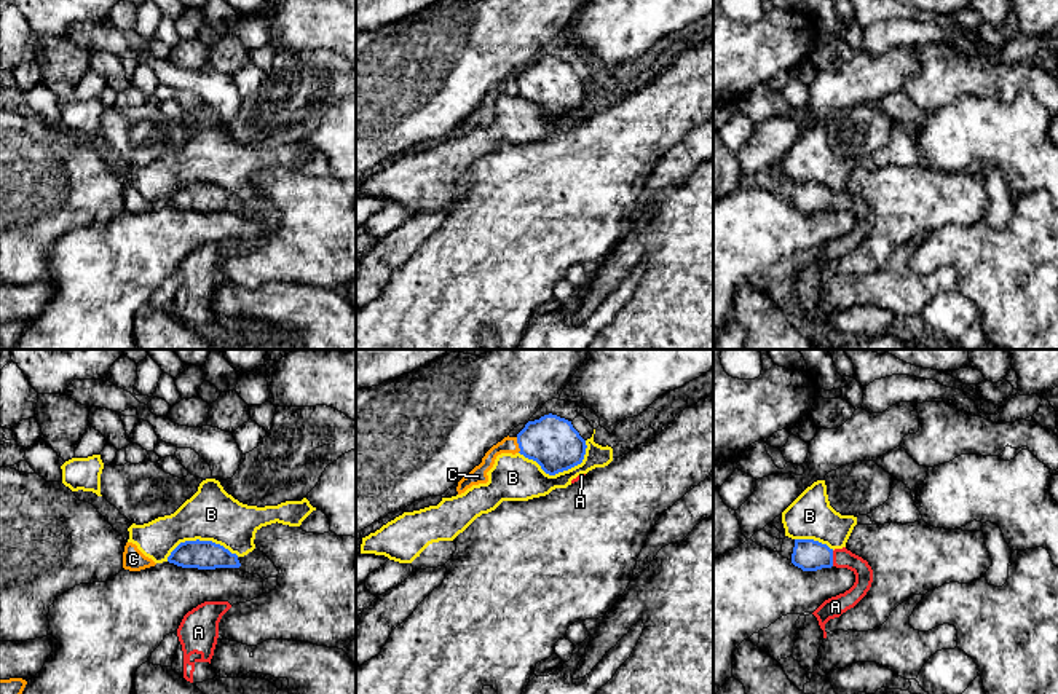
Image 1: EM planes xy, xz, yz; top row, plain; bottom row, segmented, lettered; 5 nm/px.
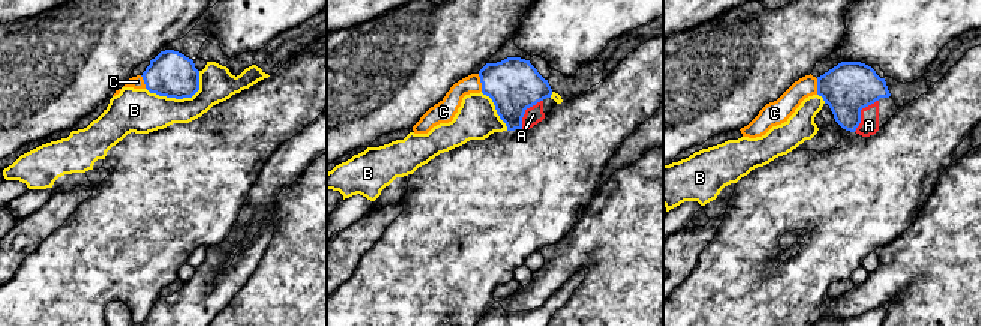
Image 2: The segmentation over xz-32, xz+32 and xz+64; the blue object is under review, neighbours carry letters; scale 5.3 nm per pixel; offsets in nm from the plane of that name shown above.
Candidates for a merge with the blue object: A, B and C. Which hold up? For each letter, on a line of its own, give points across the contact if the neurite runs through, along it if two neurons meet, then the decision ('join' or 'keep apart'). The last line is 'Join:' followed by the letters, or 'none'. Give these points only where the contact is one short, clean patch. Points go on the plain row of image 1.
A: across yz (809, 198), (832, 201), (859, 214), (835, 249) | join
B: keep apart
C: keep apart
Join: A

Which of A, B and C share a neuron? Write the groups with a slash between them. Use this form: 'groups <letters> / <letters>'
groups A / B / C

